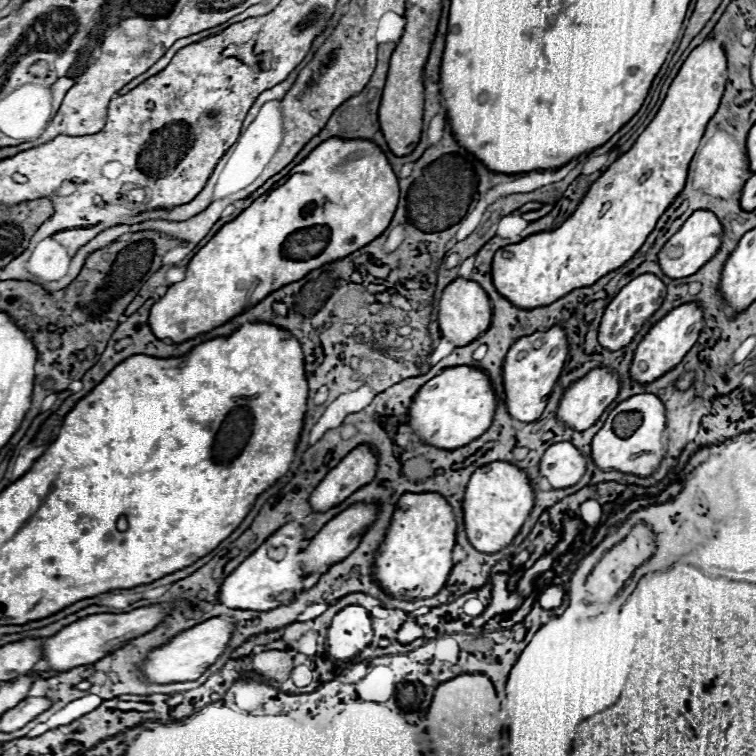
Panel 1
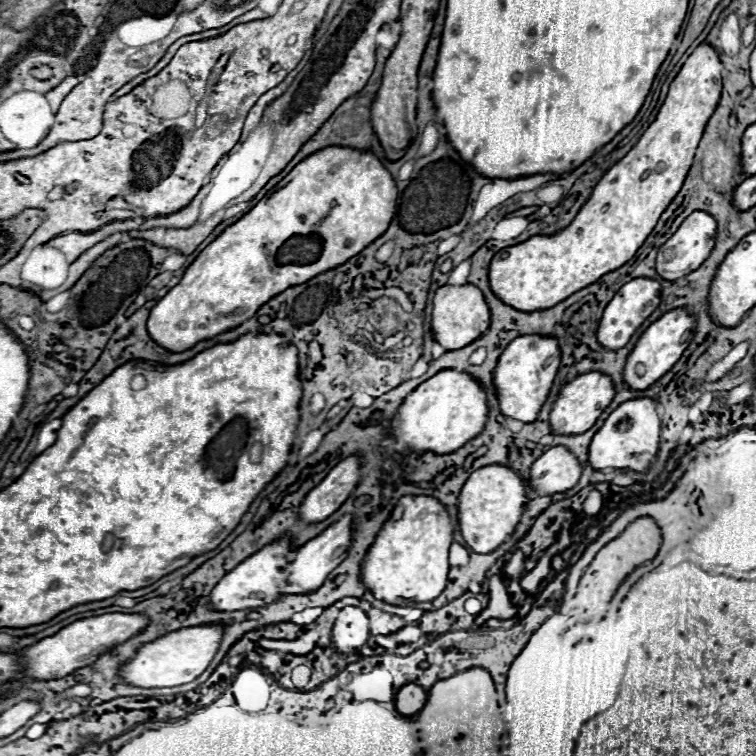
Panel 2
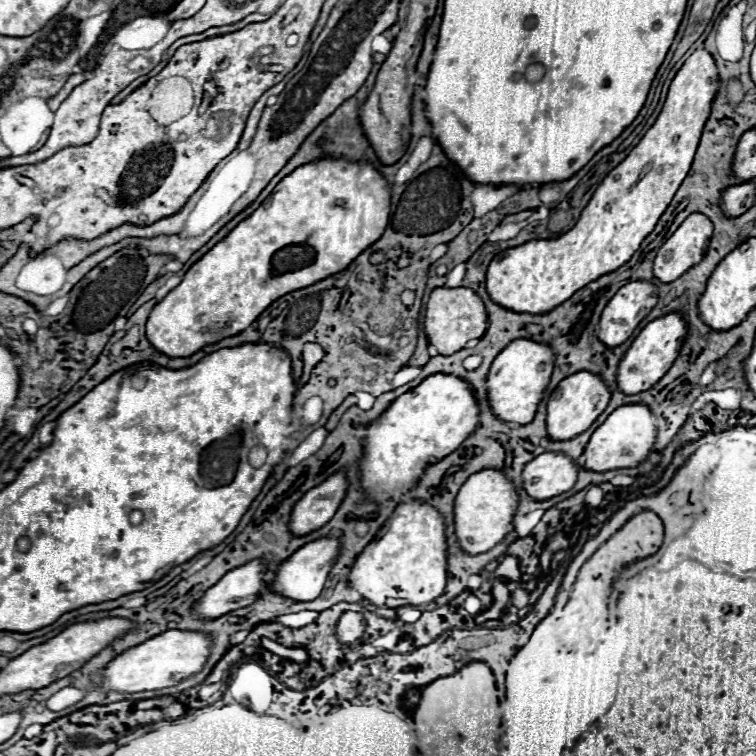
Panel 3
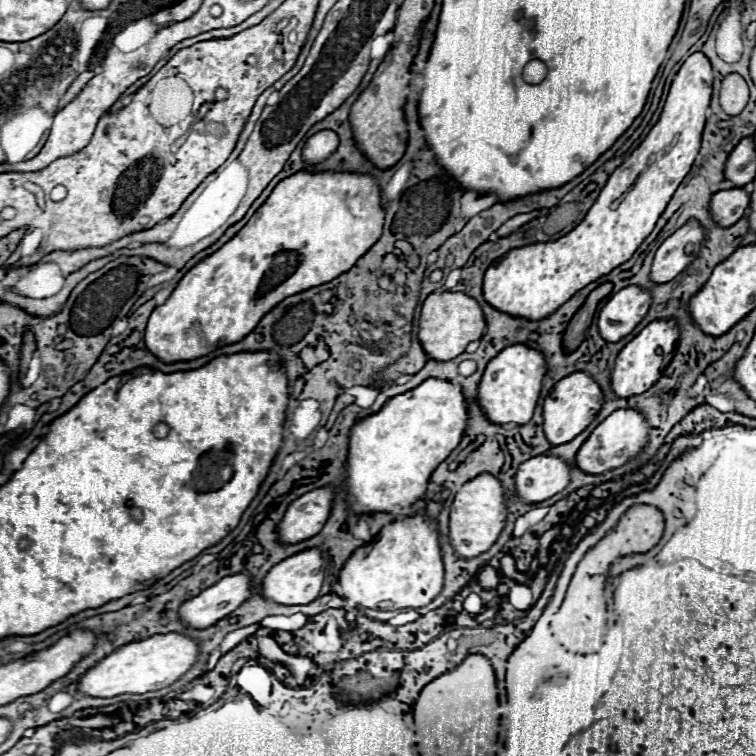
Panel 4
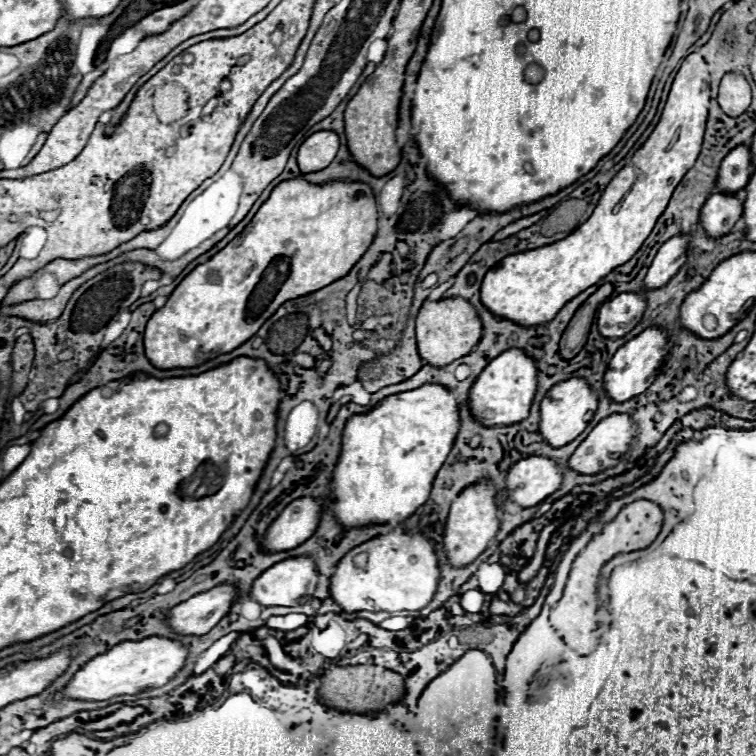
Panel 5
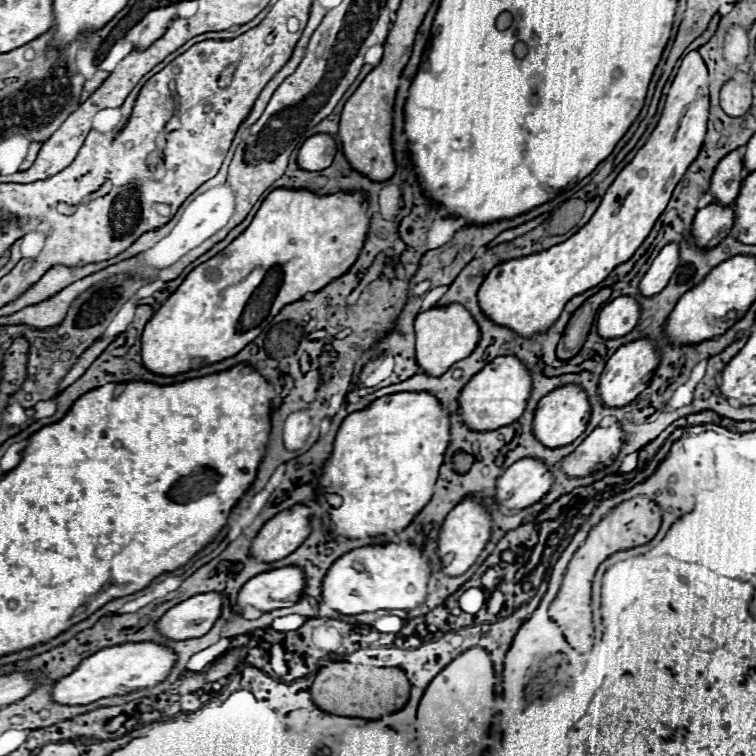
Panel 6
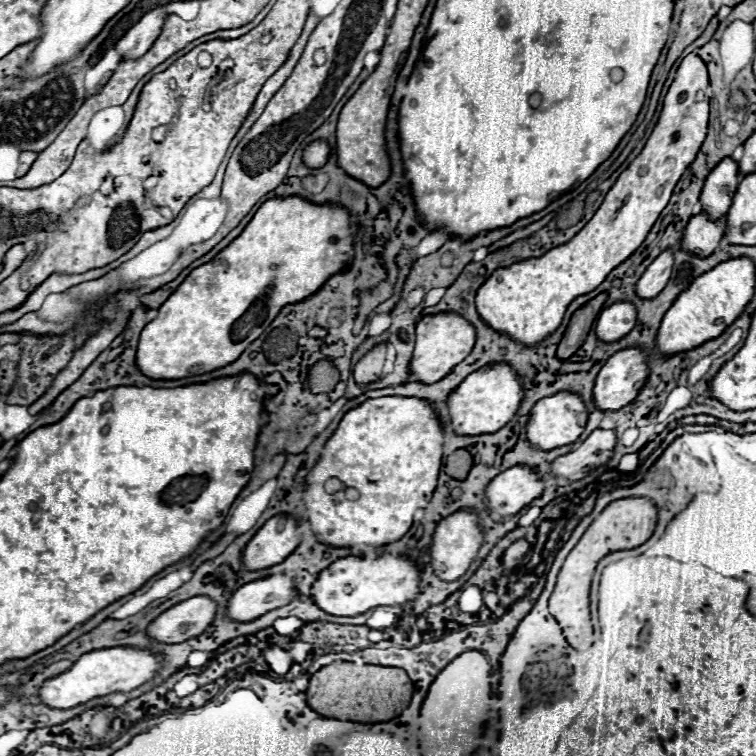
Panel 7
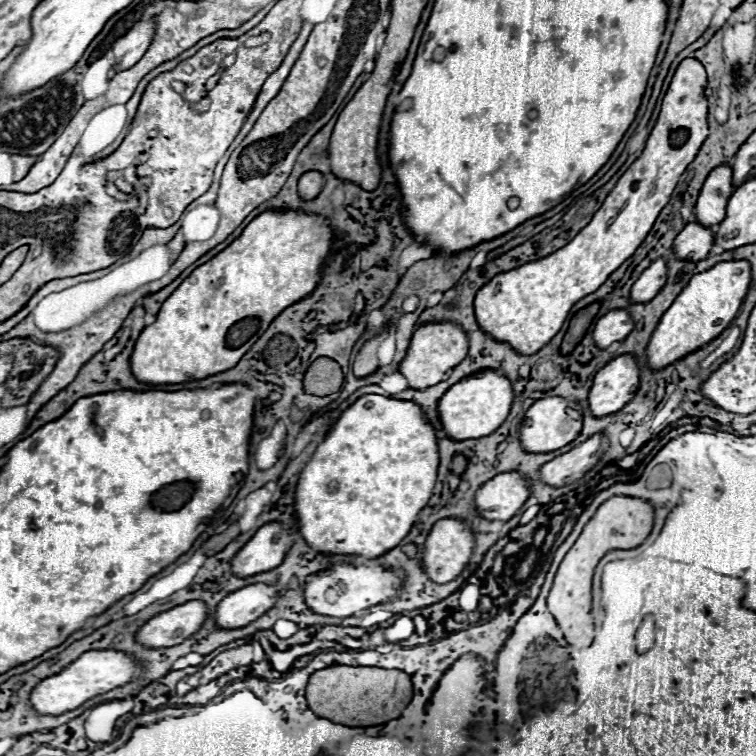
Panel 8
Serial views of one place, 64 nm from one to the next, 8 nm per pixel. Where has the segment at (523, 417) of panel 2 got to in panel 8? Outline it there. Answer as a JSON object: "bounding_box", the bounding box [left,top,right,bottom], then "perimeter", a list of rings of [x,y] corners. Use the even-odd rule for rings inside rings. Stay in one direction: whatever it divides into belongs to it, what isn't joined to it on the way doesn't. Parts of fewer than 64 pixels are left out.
{"bounding_box":[438,370,514,438],"perimeter":[[[482,370],[454,384],[438,402],[442,426],[450,438],[482,438],[498,430],[510,414],[514,390],[508,376],[498,370]]]}

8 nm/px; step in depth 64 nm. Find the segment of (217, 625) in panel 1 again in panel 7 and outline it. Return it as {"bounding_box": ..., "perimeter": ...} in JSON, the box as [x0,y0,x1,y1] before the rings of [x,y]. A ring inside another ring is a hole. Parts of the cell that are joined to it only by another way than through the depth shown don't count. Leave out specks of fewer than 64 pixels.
{"bounding_box":[42,646,162,708],"perimeter":[[[116,646],[116,648],[102,648],[84,654],[70,670],[50,678],[42,686],[42,700],[52,708],[74,708],[86,704],[88,700],[112,694],[112,692],[130,692],[146,682],[150,682],[162,668],[162,656],[154,654],[152,650],[140,650],[132,646]]]}

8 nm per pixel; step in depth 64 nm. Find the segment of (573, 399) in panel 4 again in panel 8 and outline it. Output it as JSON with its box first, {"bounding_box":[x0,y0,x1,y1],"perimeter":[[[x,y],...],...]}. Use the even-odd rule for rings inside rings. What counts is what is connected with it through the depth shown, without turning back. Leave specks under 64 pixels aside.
{"bounding_box":[520,396,582,454],"perimeter":[[[552,396],[552,398],[542,398],[536,400],[526,416],[524,416],[524,424],[520,428],[520,442],[524,446],[524,450],[534,452],[534,454],[542,454],[542,452],[552,452],[558,450],[566,444],[570,444],[582,430],[582,408],[578,402],[574,400],[566,400],[562,396]]]}

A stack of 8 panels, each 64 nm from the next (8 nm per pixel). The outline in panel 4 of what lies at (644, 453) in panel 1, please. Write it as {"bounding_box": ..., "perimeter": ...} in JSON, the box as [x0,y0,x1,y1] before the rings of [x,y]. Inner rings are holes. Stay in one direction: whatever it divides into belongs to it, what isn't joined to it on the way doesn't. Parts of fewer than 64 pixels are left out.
{"bounding_box":[576,408,648,474],"perimeter":[[[620,408],[612,412],[598,428],[588,436],[582,448],[576,454],[576,466],[586,474],[602,474],[606,470],[614,470],[636,458],[648,446],[648,422],[640,410]]]}

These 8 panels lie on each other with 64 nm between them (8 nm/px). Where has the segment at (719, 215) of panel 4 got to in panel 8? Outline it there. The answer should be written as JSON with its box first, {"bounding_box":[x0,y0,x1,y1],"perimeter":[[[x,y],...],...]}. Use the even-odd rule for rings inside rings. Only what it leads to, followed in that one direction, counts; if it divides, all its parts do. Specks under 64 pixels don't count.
{"bounding_box":[674,222,714,262],"perimeter":[[[690,222],[674,240],[674,254],[678,258],[692,258],[694,262],[706,258],[714,246],[714,230],[698,222]]]}

